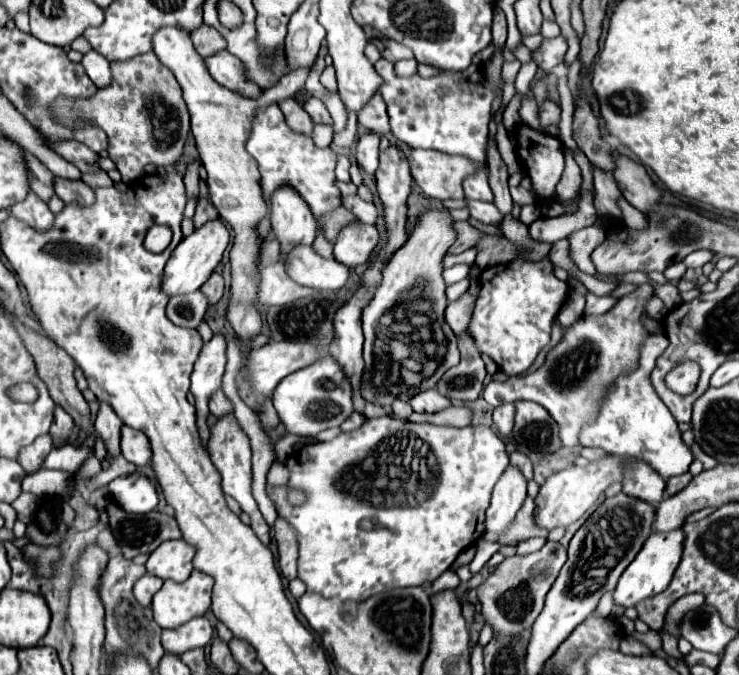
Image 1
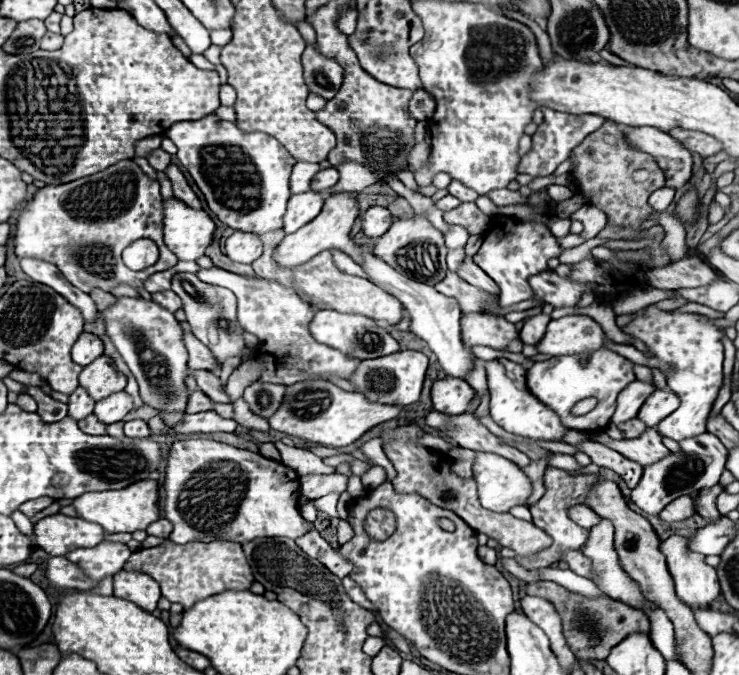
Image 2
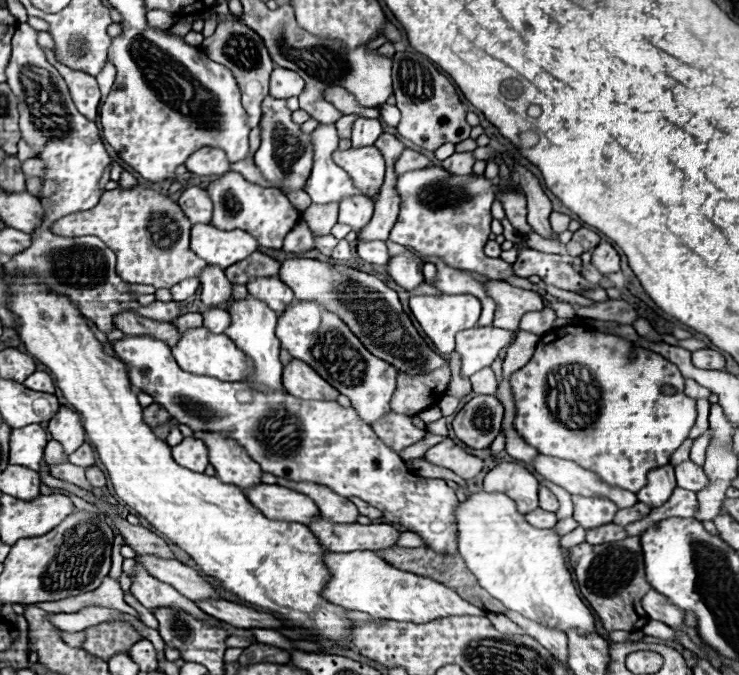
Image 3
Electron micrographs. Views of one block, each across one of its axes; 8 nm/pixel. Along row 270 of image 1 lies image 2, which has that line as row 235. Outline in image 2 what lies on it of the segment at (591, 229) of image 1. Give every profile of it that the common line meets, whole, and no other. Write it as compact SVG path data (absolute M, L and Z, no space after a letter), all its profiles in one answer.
M585 204L579 210L576 210L570 218L572 220L580 220L584 224L582 236L586 240L598 236L598 232L607 224L607 216L604 214L604 210L600 210L598 206L594 206L593 204Z

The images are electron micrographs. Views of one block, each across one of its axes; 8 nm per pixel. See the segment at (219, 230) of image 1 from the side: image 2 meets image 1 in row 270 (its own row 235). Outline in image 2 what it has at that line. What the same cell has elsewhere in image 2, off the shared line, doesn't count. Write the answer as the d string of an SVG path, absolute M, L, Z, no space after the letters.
M174 196L170 200L164 200L164 242L178 256L178 260L198 260L200 256L204 256L204 250L214 238L214 230L214 220L204 210L192 210Z

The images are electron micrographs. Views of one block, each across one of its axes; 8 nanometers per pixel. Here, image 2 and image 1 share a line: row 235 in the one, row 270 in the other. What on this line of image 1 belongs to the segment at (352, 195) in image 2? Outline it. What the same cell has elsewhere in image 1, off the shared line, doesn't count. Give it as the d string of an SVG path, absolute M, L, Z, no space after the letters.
M296 246L288 274L294 282L314 290L340 290L350 278L350 268L334 258L322 258L310 246Z

